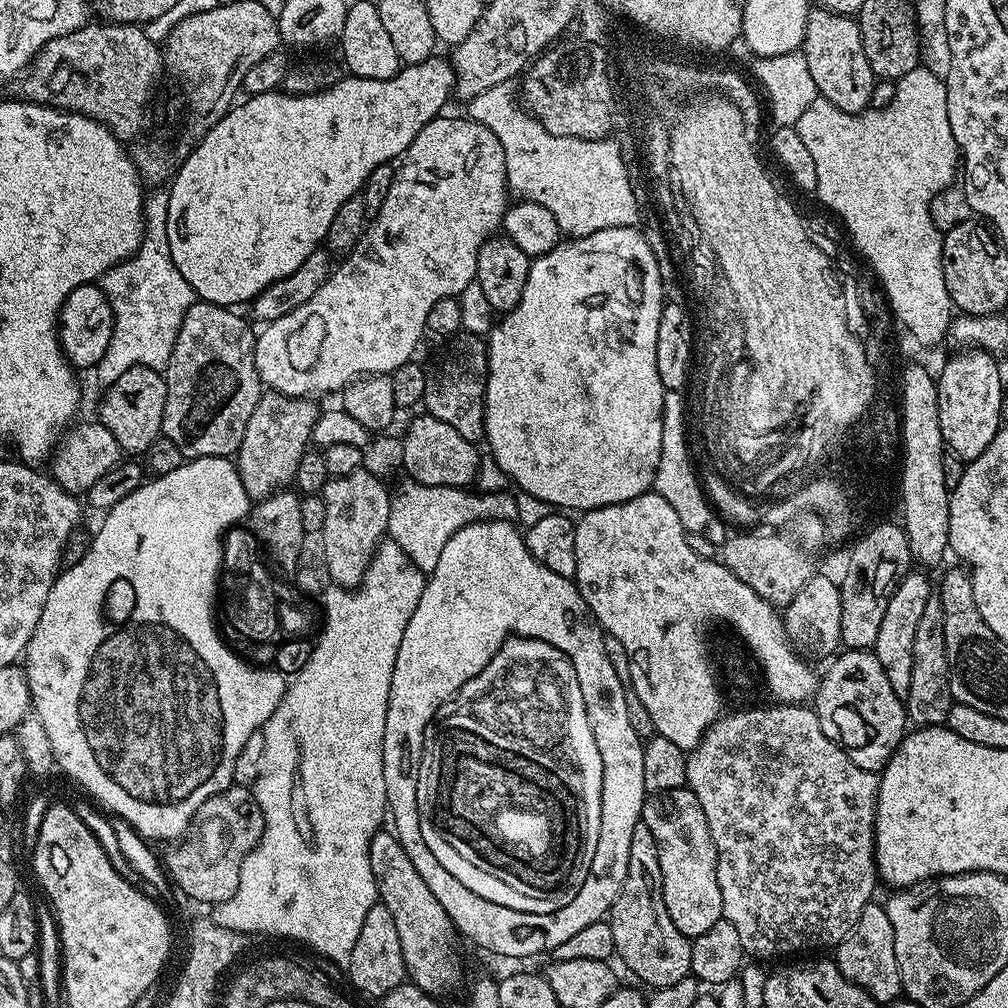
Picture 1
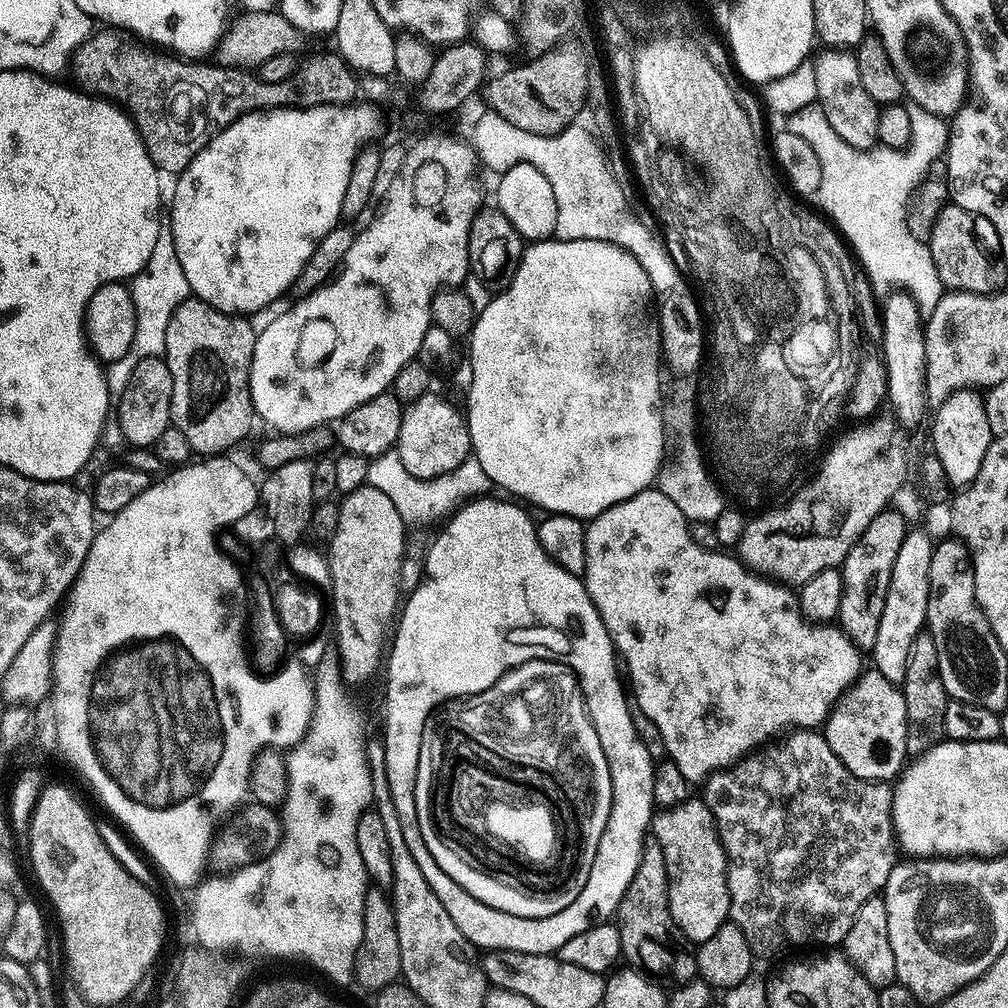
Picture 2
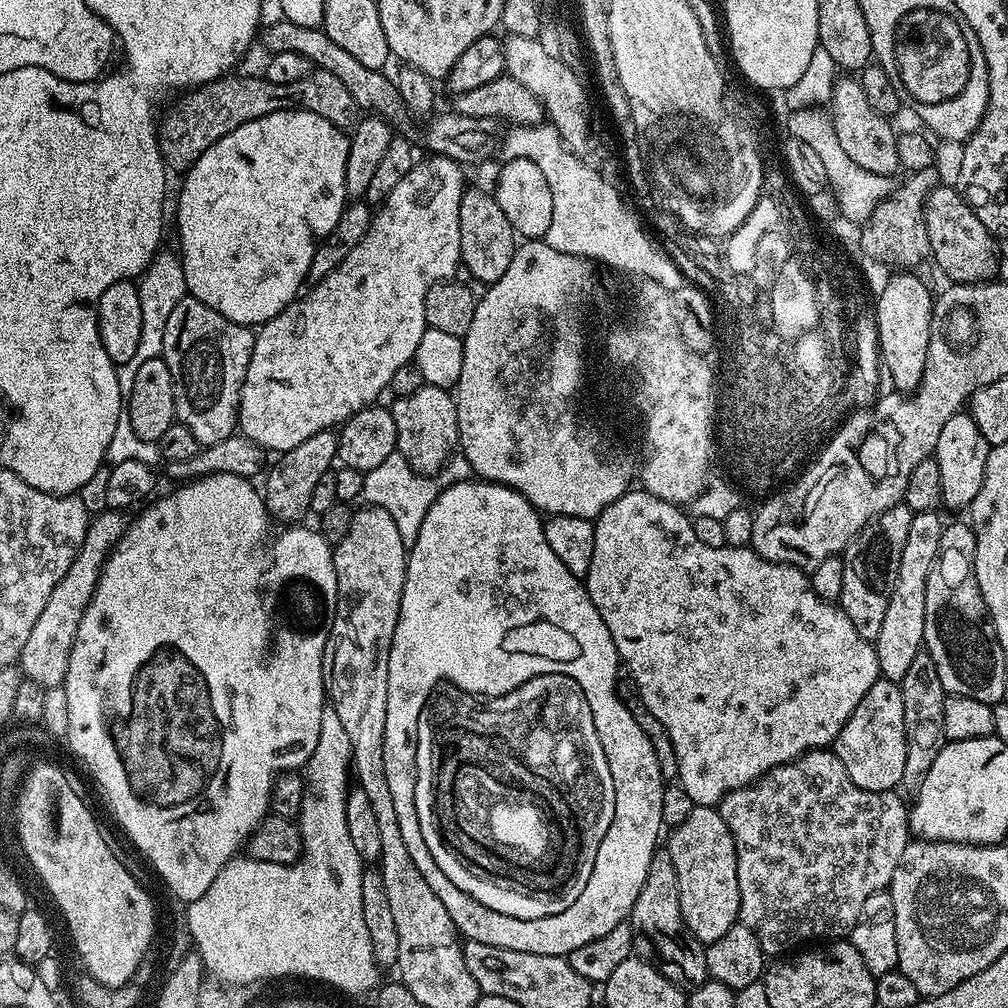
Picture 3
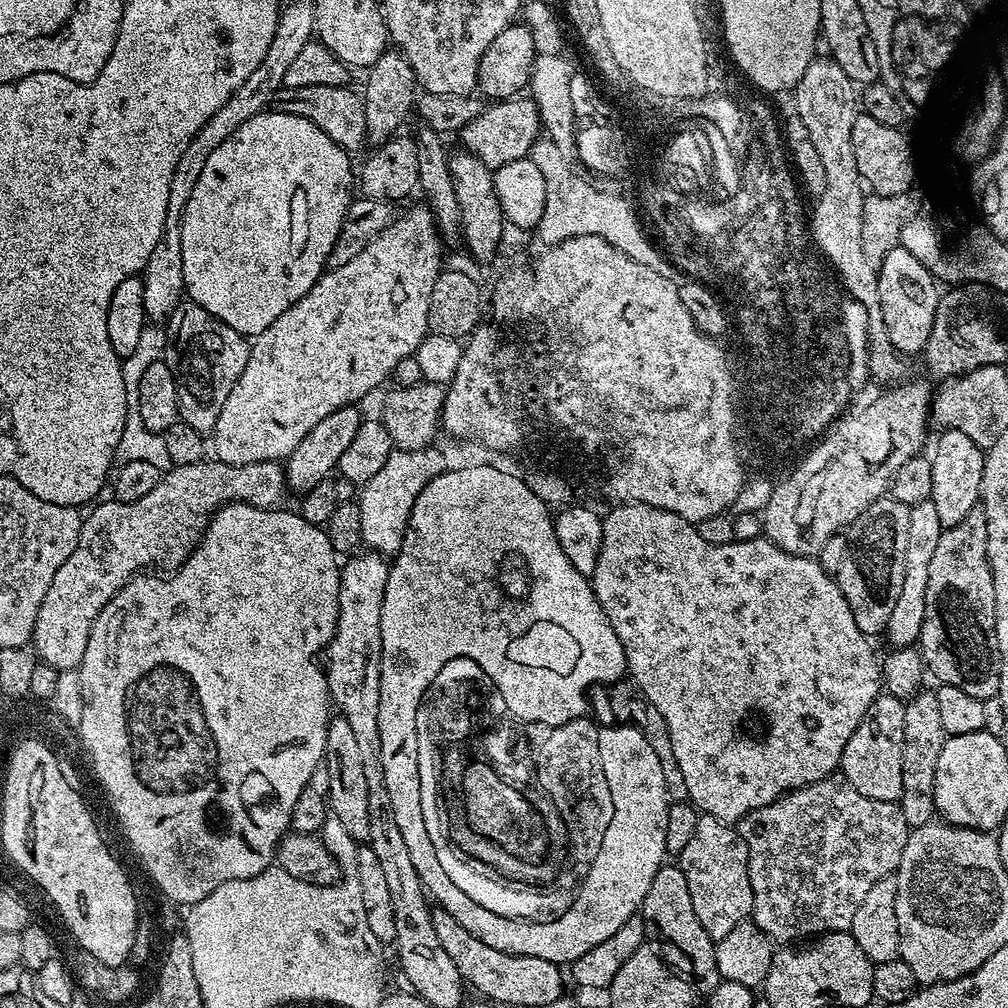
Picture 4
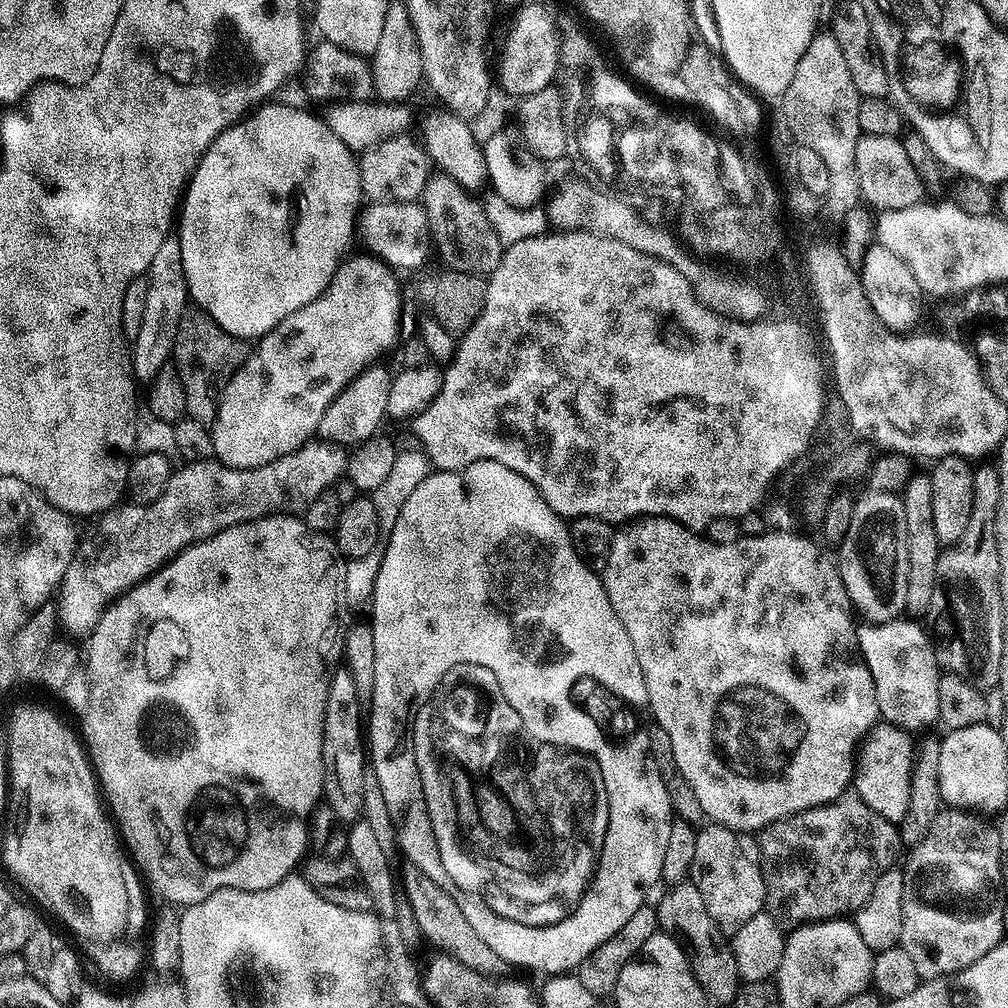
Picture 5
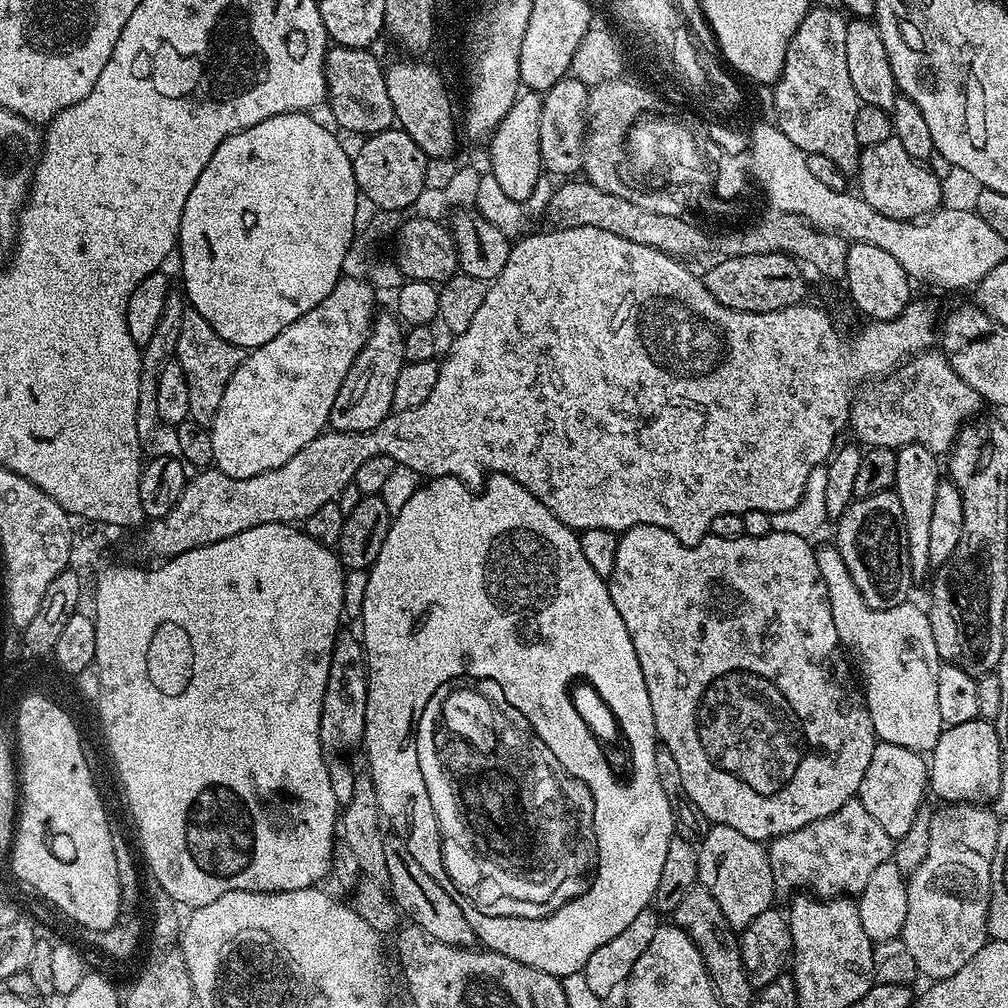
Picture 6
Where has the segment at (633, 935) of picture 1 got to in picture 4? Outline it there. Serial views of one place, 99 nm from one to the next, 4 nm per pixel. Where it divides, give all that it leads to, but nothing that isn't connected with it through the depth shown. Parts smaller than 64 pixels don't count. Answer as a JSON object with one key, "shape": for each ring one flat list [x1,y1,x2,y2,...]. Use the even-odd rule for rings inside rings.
{"shape":[[665,863,654,874,654,882,650,882,650,890,646,890,646,898,640,903,639,915,644,917,644,923,652,932,665,944,666,947,672,948,676,956,667,957,668,967,681,976,692,989,701,997,706,998,720,984,720,975,718,974,718,960,716,958,716,941,702,930,702,922,698,922,698,914,694,914,694,902,690,902,690,886,686,882,686,874,675,863]]}

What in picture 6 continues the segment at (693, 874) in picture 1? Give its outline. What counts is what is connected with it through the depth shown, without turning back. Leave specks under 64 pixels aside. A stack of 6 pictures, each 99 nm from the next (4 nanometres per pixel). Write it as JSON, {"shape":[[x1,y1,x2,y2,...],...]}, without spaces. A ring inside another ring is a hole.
{"shape":[[712,824,703,836,704,841,698,844,699,887,714,894,714,902,718,902,728,925,743,930,762,914,762,910,773,907,775,900,772,899,778,896,767,847,759,840,746,838,739,830,721,824]]}

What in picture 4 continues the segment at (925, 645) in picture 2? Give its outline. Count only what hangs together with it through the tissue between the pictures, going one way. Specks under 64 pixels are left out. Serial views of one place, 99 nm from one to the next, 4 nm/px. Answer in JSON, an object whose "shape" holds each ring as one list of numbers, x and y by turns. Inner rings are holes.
{"shape":[[917,691,904,706,906,722,902,729,902,794,898,803,909,829,929,824,937,815,934,802,934,770,938,770,938,754,942,754,946,739,935,691,924,691]]}

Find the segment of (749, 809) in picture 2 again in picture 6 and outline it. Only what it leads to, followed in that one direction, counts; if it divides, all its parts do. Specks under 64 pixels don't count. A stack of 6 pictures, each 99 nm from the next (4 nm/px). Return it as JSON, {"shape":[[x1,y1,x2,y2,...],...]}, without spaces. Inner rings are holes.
{"shape":[[853,798,842,806,842,810,834,810,834,814,818,818,818,822,810,822,790,834,782,834,767,845,767,850,777,893,796,894,807,890,817,898,856,898,862,890,866,890,866,881,872,877,874,869,891,860,893,847,894,838,878,826,858,798]]}

